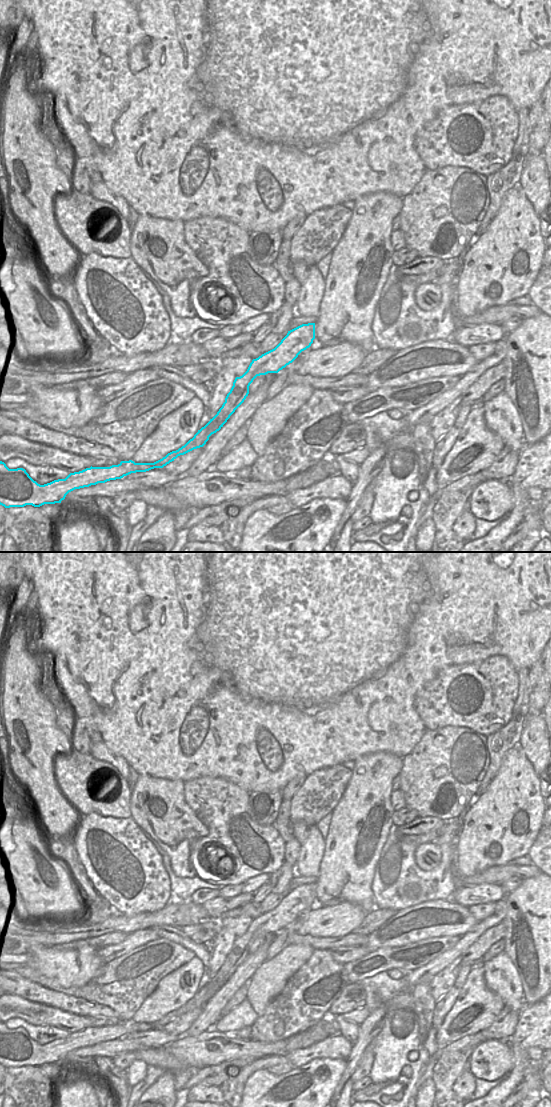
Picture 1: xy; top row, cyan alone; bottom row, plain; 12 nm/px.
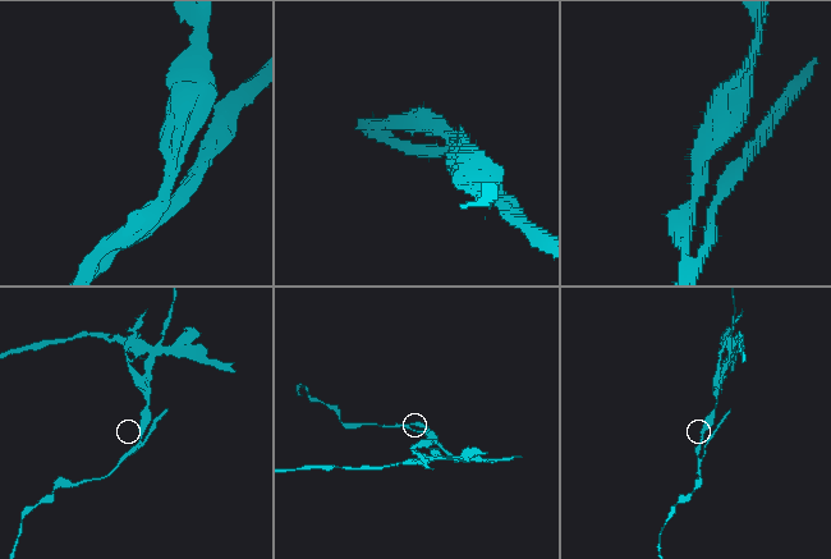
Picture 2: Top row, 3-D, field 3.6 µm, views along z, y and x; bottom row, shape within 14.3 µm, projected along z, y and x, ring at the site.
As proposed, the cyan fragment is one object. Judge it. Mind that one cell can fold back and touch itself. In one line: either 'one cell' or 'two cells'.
two cells

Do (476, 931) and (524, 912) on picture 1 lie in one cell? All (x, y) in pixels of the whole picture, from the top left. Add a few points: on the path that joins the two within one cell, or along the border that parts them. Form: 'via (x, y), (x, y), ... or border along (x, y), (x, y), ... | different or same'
border along (504, 898), (505, 915), (501, 921) | different

